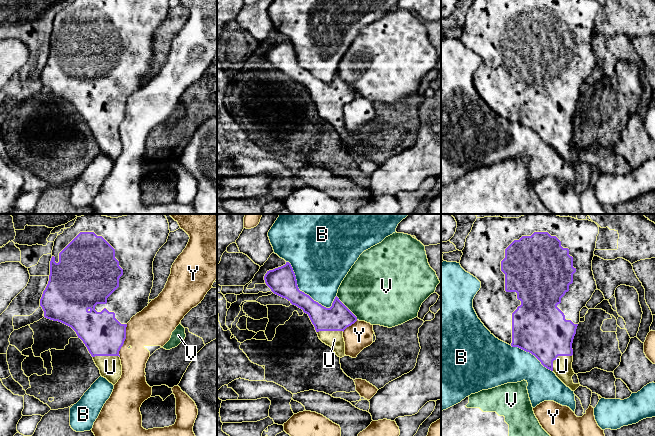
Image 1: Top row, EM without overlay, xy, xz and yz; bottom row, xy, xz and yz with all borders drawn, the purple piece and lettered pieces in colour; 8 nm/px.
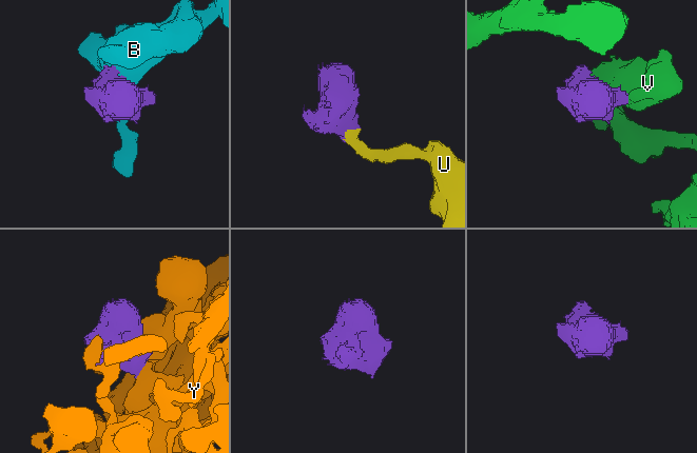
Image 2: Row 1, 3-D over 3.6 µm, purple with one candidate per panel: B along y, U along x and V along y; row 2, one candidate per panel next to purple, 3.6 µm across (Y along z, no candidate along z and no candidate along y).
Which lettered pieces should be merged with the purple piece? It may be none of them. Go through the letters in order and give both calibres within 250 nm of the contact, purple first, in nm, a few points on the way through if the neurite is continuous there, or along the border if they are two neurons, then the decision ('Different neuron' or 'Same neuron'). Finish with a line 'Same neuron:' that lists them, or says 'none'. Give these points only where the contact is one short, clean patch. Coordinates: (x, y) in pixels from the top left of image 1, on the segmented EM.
B: Thickness 220 nm (purple) against 420 nm. Different neuron
U: Thickness 420 nm (purple) against 160 nm. Path across: yz (542, 330), (550, 338), (557, 356), (562, 366). Same neuron
V: Thickness 220 nm (purple) against 480 nm. Different neuron
Y: Thickness 340 nm (purple) against 300 nm. Different neuron
Same neuron: U

